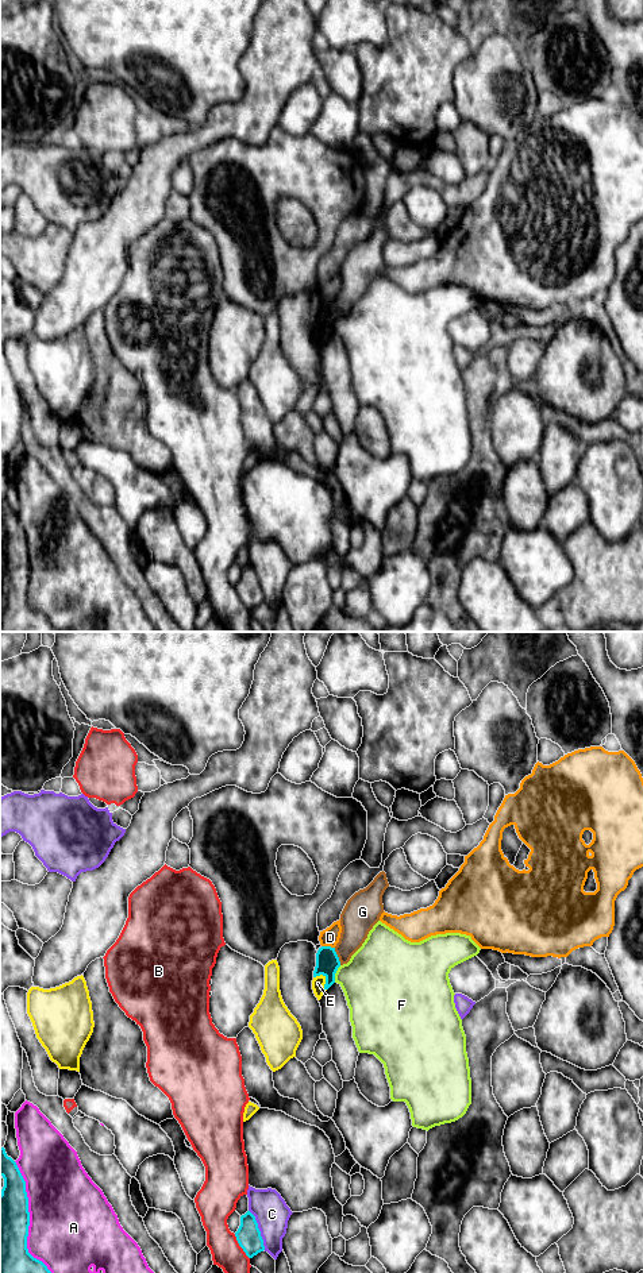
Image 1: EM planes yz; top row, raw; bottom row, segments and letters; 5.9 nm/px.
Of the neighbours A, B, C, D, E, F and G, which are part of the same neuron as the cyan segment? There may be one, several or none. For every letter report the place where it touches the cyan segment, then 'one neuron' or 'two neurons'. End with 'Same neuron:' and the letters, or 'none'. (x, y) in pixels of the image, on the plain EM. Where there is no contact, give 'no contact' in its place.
A: meets cyan in yz at (29, 574); two neurons
B: meets cyan in yz at (239, 597); two neurons
C: meets cyan in yz at (258, 582); two neurons
D: meets cyan in yz at (328, 299); two neurons
E: meets cyan in yz at (326, 331); two neurons
F: meets cyan in yz at (335, 324); two neurons
G: meets cyan in yz at (337, 308); two neurons
Same neuron: none

